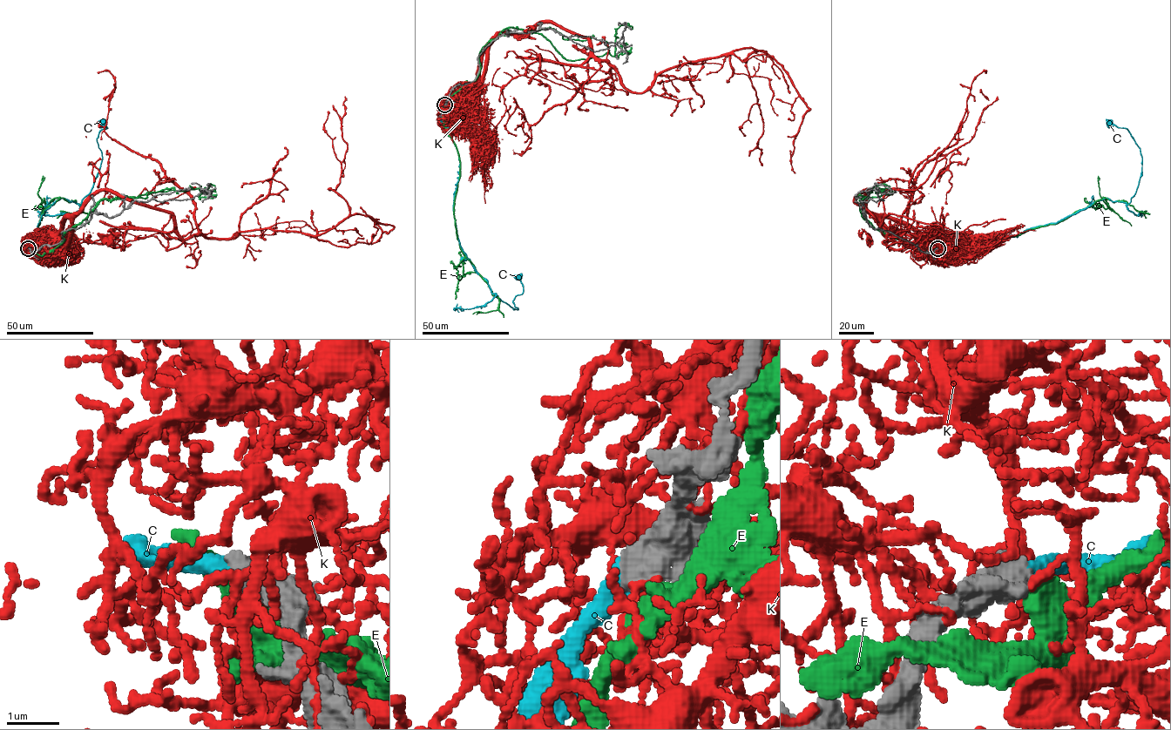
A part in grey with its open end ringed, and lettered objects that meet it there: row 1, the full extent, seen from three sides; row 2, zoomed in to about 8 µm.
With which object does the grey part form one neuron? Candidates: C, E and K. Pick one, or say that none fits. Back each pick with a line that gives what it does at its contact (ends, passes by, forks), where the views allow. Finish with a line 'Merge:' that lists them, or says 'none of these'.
C: It ends there
Merge: C

